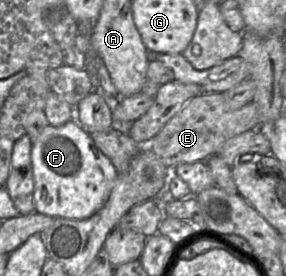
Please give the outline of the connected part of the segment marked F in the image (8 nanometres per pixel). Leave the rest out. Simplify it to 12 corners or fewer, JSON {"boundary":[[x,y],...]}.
{"boundary":[[75,118],[32,144],[36,212],[89,218],[119,176]]}

